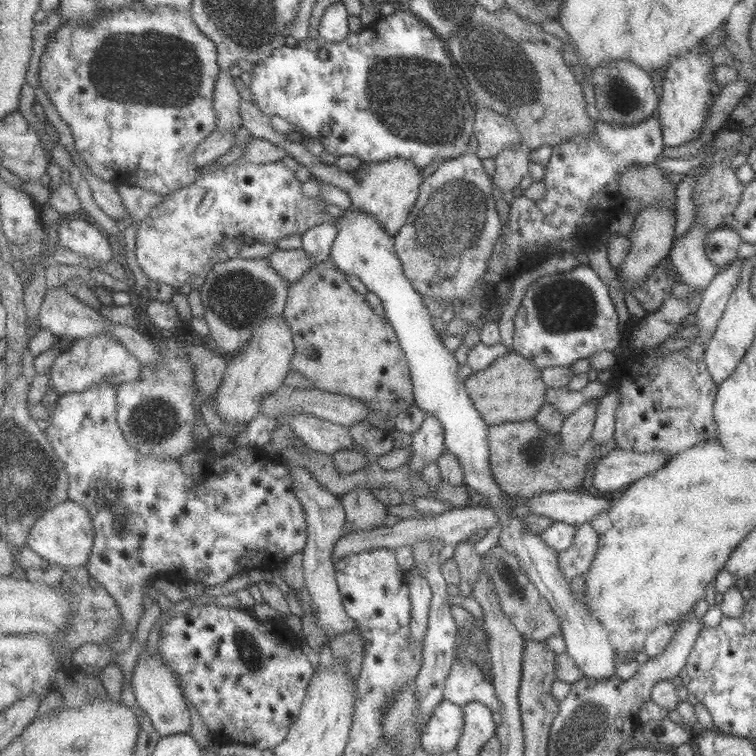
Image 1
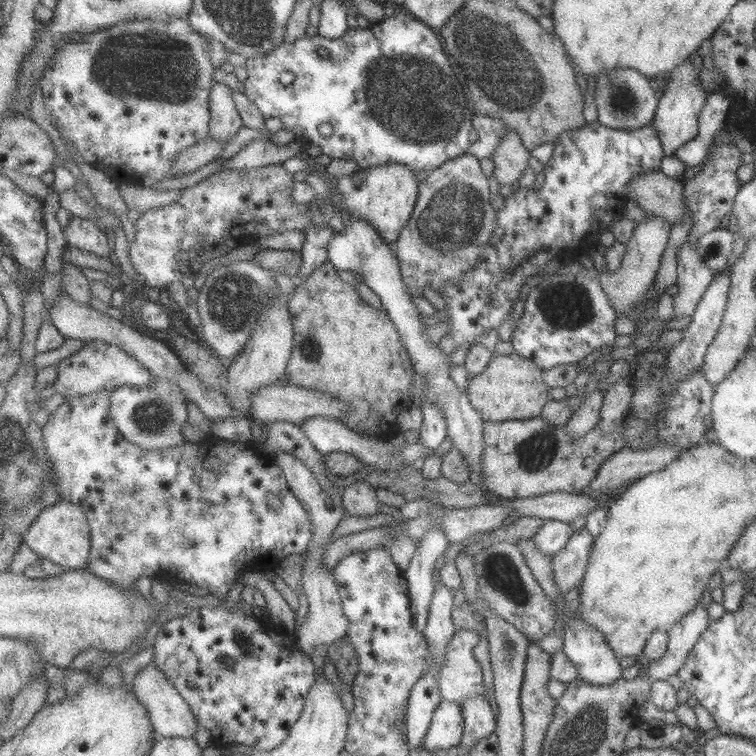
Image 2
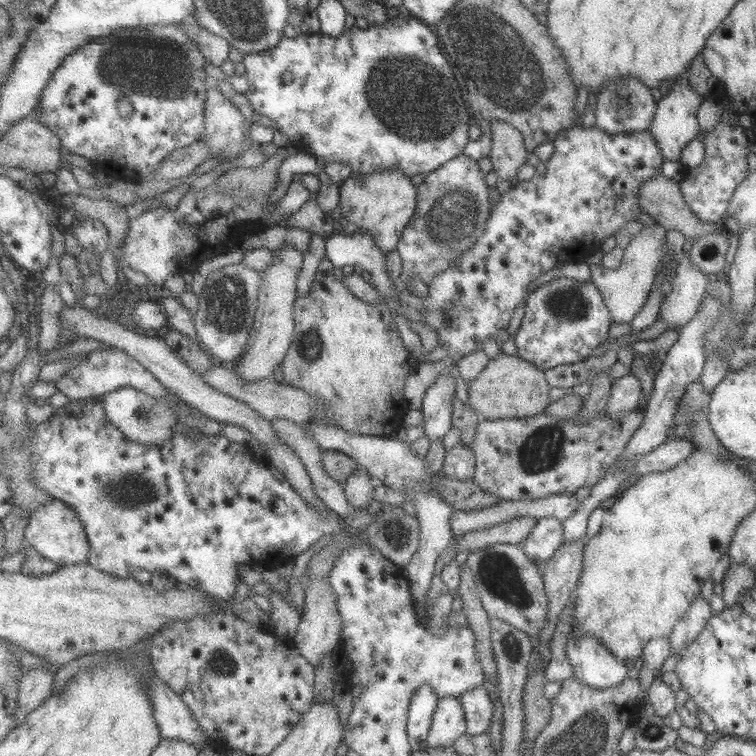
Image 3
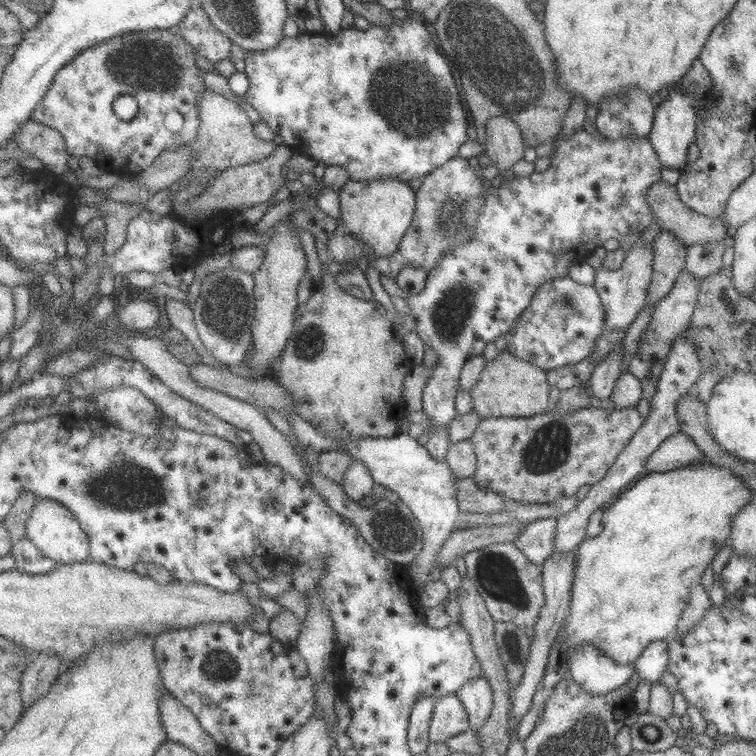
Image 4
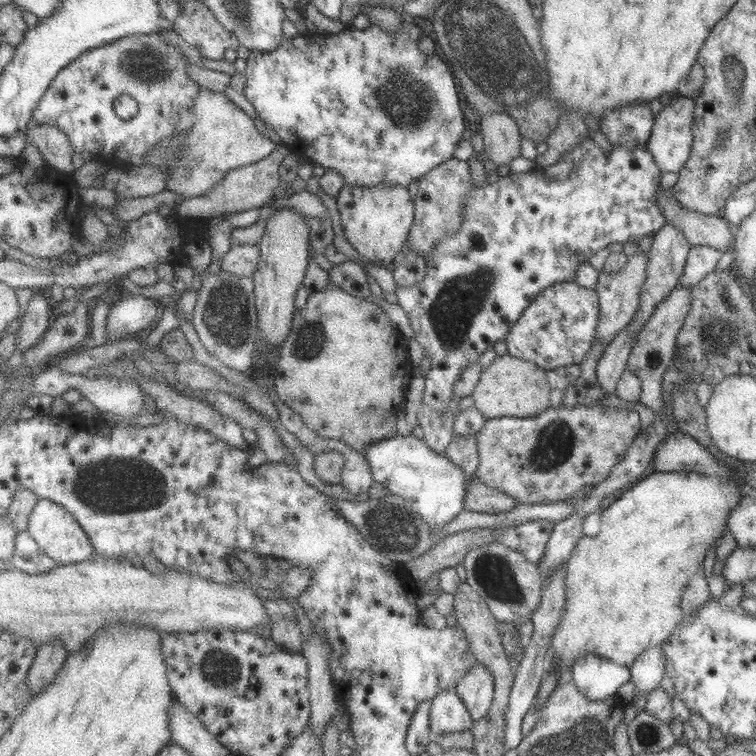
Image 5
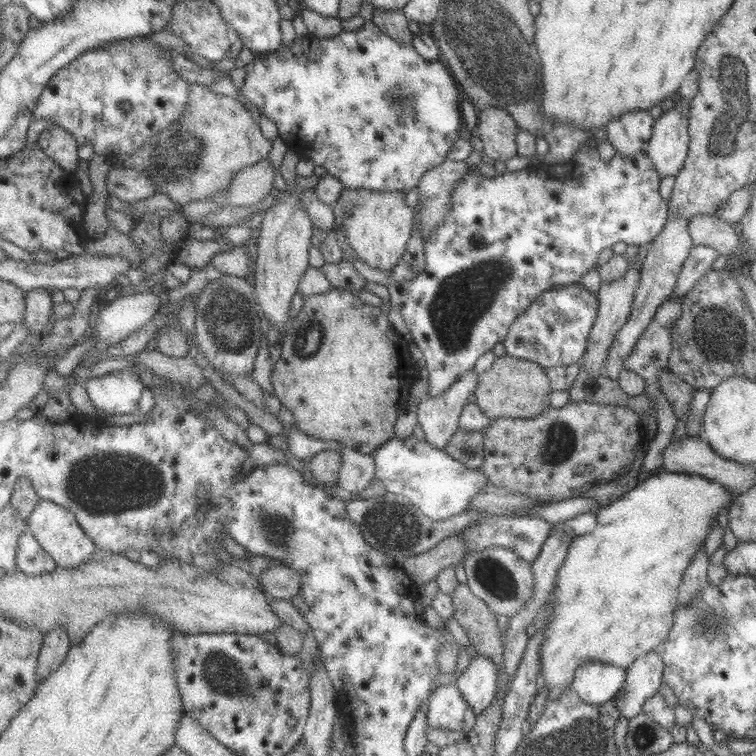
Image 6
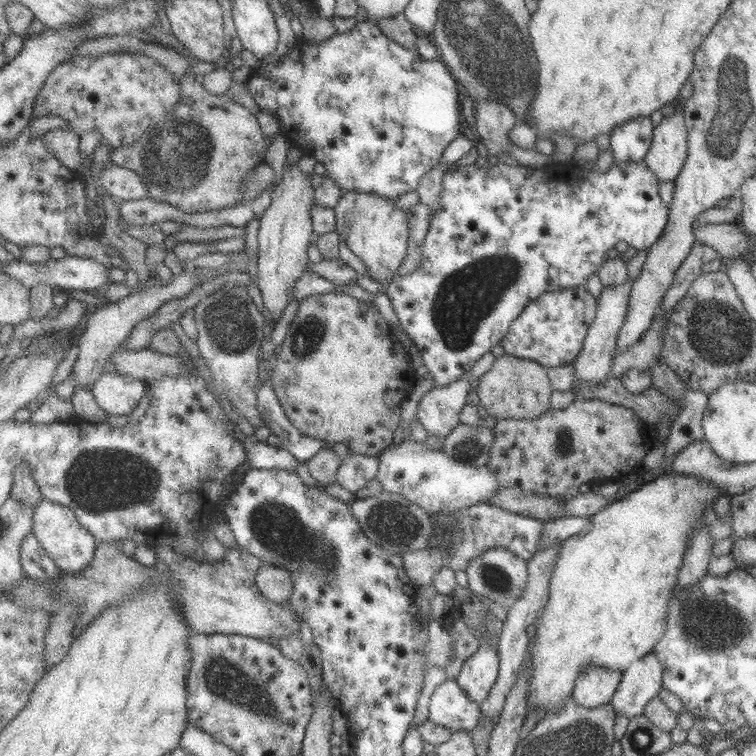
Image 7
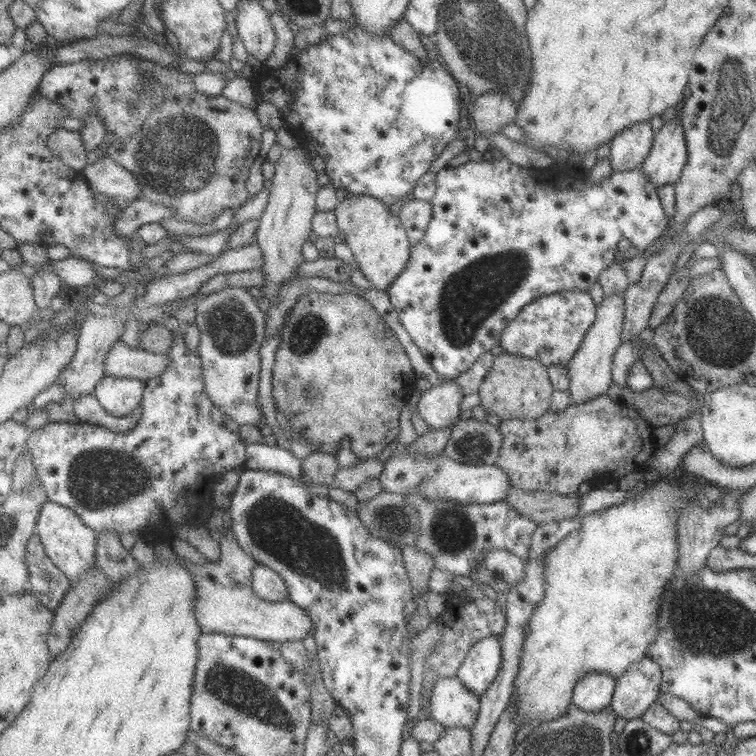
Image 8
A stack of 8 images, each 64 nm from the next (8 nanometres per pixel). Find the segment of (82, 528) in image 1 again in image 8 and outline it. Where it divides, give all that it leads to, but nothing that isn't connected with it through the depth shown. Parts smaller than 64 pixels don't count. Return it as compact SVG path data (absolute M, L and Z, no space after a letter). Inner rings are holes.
M49 501L45 504L38 519L38 535L46 548L46 553L51 560L68 576L77 583L96 564L98 532L83 522L75 510Z

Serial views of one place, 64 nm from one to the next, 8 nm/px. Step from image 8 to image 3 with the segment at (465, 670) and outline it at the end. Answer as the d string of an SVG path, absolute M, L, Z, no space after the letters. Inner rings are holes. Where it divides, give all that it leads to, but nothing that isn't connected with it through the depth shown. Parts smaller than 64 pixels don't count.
M481 685L466 692L461 696L461 701L467 717L468 729L466 734L477 736L490 732L490 728L494 723L496 707L491 702L489 692L485 690L485 686Z

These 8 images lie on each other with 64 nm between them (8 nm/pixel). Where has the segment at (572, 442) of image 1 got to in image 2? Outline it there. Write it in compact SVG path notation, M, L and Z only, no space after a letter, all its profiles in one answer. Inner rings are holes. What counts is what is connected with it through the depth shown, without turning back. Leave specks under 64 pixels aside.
M595 391L591 395L583 398L581 407L576 410L576 414L566 424L567 429L571 432L571 437L585 437L595 427L599 421L599 412L602 410L603 396L605 392Z

